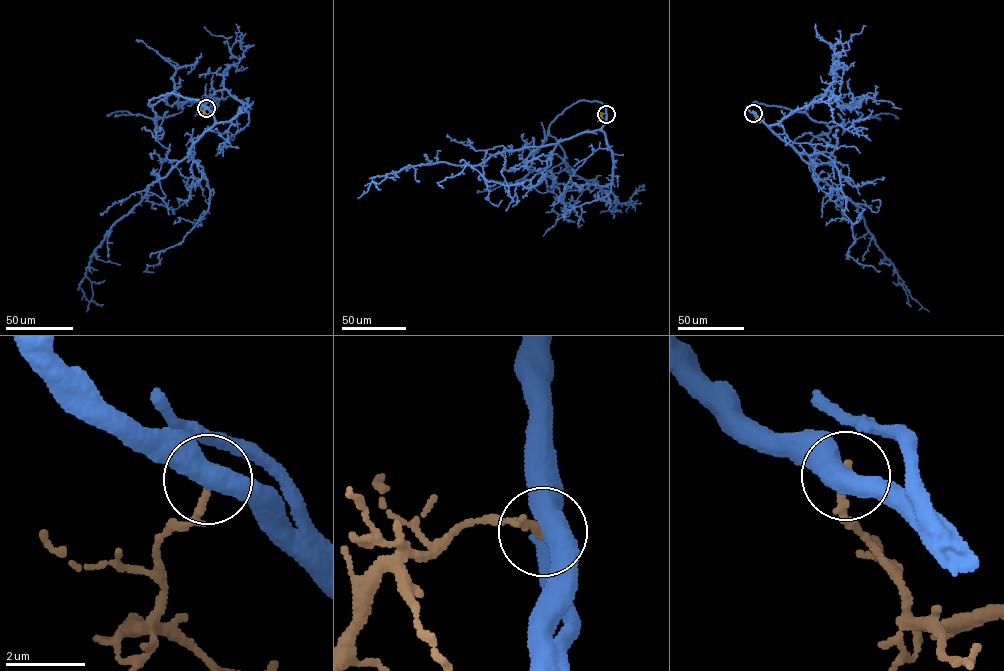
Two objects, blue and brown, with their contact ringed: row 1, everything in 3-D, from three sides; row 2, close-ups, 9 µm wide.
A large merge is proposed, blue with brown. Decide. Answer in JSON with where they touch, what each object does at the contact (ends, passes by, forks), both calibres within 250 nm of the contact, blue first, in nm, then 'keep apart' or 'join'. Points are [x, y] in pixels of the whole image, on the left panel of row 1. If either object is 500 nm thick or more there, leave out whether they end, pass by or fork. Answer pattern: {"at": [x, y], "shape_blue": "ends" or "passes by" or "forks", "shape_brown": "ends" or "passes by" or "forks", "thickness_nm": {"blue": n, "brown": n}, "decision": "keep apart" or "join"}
{"at": [206, 108], "thickness_nm": {"blue": 500, "brown": 220}, "decision": "keep apart"}

